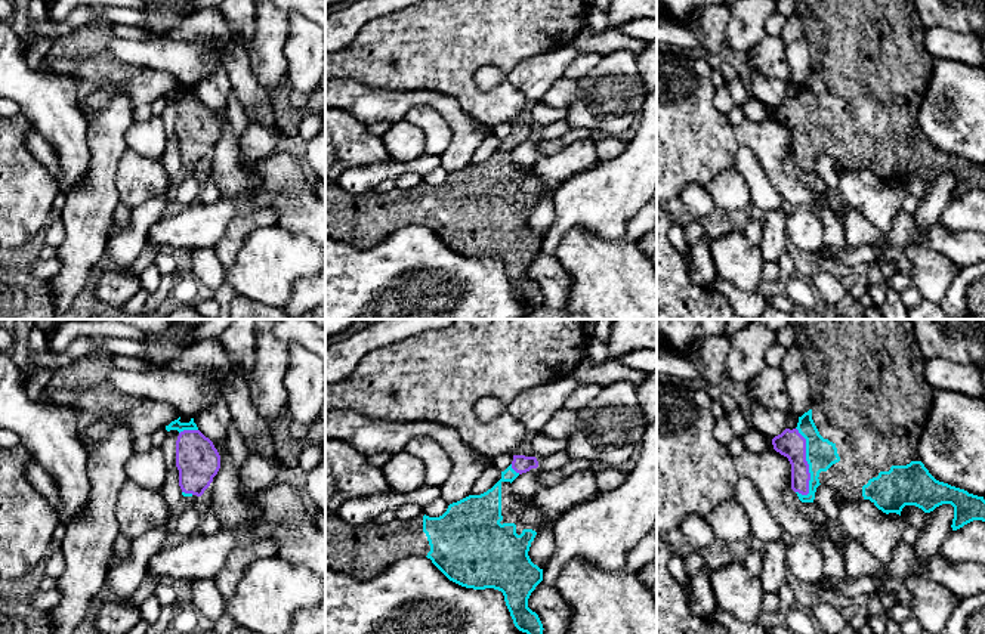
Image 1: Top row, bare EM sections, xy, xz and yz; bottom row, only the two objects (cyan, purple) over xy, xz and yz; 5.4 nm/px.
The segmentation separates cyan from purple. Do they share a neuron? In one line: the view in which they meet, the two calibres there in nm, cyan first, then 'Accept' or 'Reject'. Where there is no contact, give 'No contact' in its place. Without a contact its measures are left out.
Touches cyan in yz. Thickness 170 nm (cyan) against 150 nm. Accept

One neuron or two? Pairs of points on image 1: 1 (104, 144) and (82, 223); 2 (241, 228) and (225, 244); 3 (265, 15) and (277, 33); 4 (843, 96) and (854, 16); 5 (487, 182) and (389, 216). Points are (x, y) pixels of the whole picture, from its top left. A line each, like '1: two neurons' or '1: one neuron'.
1: one neuron
2: one neuron
3: one neuron
4: one neuron
5: one neuron

